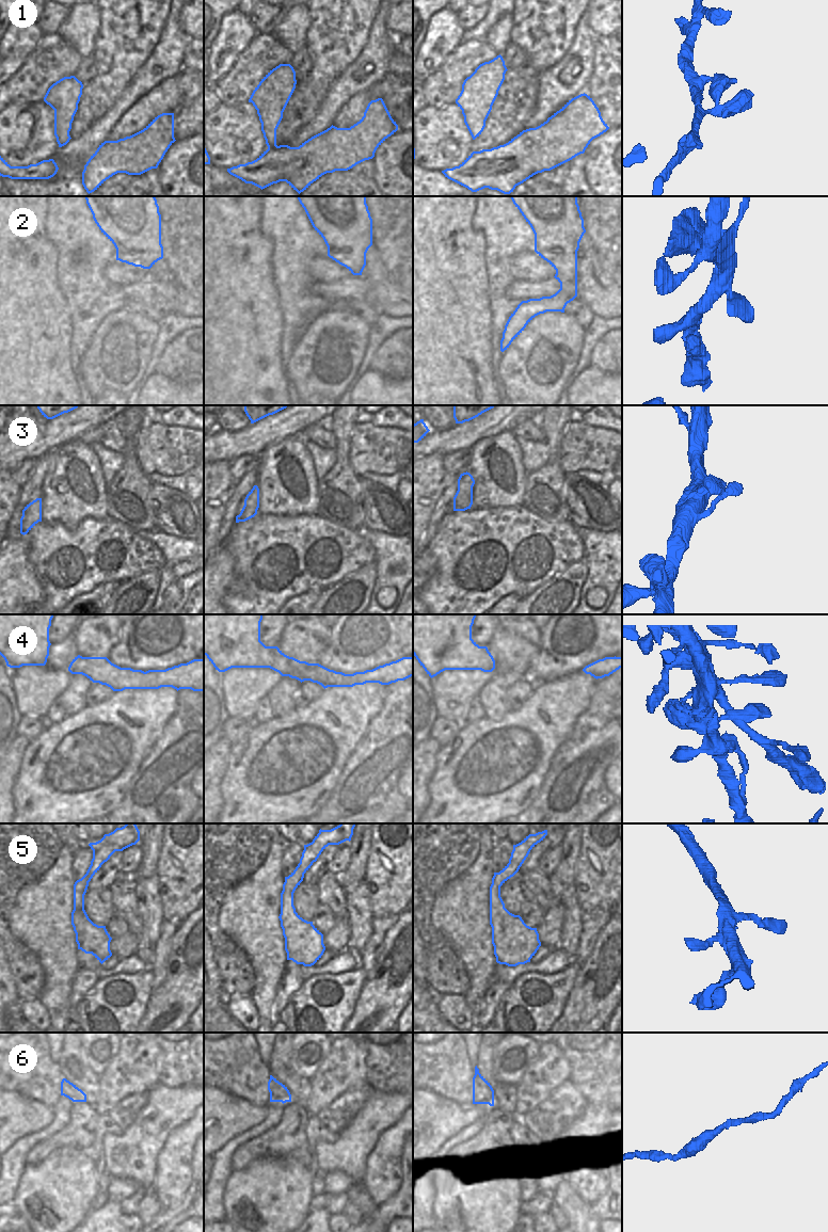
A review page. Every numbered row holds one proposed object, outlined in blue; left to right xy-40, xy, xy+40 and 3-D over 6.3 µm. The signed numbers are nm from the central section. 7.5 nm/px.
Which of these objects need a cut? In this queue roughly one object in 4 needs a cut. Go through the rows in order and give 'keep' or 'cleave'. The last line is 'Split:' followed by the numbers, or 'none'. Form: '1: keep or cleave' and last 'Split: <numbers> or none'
1: keep
2: keep
3: keep
4: keep
5: keep
6: keep
Split: none

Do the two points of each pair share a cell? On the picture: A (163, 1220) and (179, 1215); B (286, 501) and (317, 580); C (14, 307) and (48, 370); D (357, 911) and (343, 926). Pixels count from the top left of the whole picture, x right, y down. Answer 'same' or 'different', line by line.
A: same
B: different
C: same
D: different

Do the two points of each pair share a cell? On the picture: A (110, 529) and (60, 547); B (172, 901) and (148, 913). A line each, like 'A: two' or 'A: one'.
A: one
B: two

